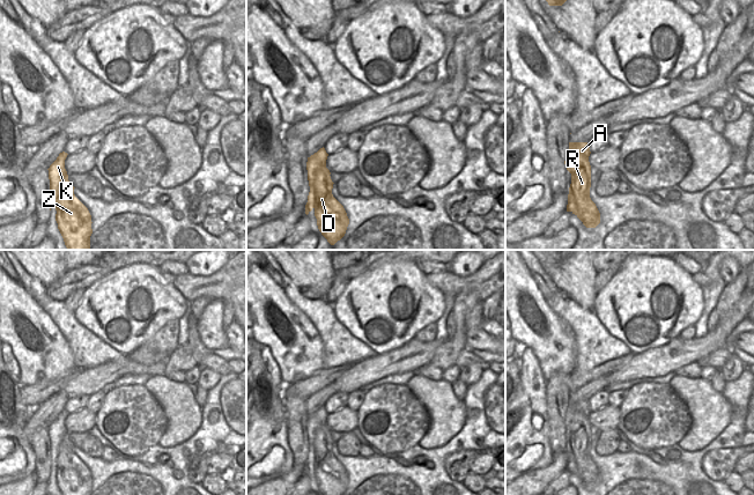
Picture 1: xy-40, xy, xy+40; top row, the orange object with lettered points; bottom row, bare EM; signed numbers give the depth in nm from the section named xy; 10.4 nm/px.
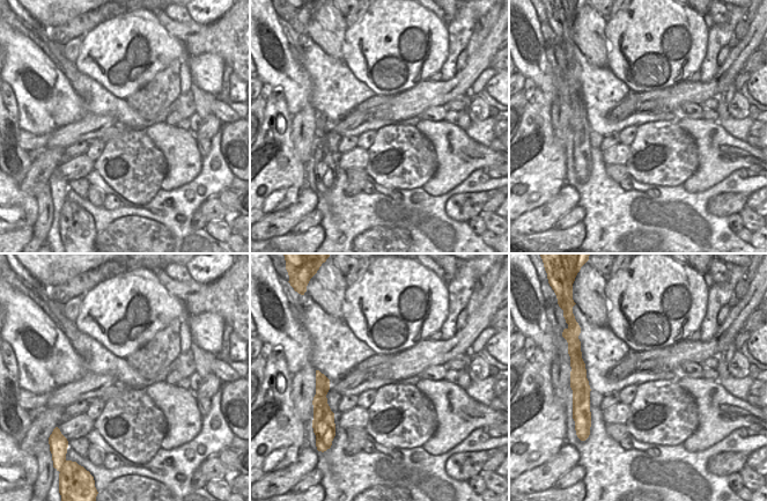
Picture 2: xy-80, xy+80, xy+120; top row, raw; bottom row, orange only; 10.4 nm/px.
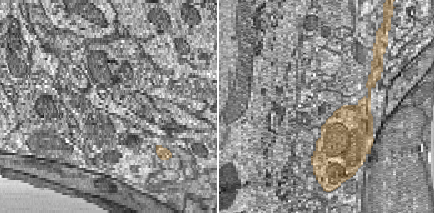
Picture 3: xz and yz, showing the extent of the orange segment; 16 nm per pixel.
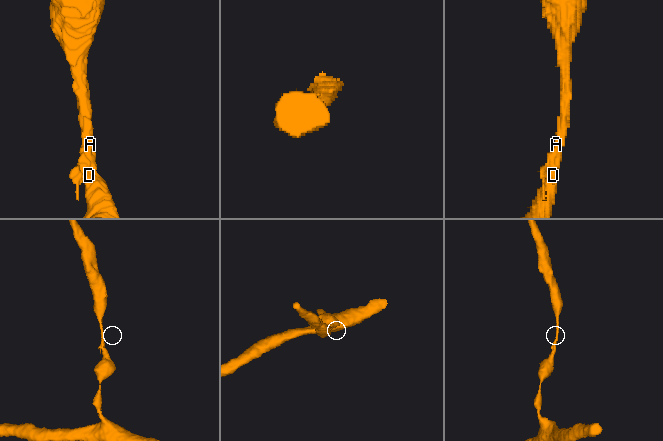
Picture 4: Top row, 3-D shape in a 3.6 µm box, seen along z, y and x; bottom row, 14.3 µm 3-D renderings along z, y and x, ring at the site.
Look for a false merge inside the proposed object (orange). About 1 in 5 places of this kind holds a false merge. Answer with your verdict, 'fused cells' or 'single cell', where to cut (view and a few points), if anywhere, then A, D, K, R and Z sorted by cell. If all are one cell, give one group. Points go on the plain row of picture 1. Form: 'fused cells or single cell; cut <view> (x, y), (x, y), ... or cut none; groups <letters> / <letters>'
single cell; cut none; groups A D K R Z

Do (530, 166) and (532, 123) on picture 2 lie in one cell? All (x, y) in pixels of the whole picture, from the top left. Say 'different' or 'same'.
same

